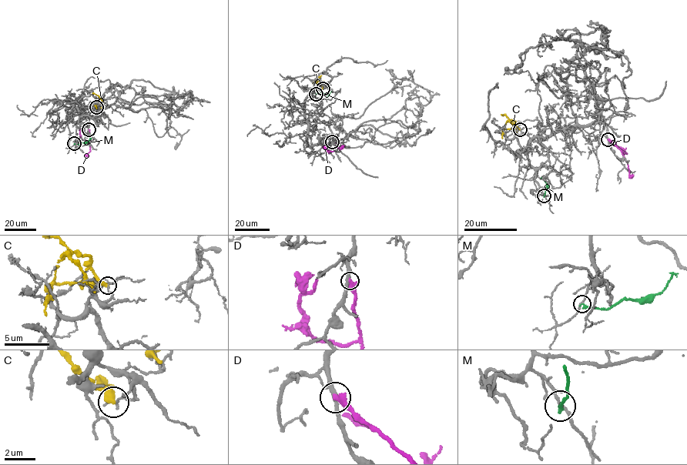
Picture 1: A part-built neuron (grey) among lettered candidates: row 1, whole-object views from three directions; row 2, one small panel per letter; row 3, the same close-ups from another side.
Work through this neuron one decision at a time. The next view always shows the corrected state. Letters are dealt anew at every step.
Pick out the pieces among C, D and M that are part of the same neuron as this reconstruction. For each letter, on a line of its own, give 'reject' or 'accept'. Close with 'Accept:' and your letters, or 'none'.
C: reject
D: reject
M: reject
Accept: none

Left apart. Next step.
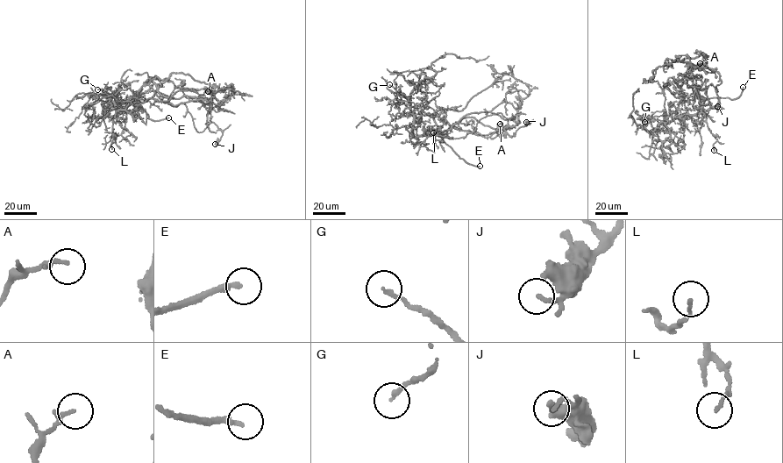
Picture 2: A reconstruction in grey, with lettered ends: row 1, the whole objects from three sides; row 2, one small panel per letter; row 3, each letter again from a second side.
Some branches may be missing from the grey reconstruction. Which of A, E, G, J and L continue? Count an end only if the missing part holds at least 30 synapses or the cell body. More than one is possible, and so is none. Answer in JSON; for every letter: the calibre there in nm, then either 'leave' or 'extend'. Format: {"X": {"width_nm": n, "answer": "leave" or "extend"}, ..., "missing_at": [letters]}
{"A": {"width_nm": 170, "answer": "leave"}, "E": {"width_nm": 220, "answer": "extend"}, "G": {"width_nm": 150, "answer": "leave"}, "J": {"width_nm": 160, "answer": "leave"}, "L": {"width_nm": 120, "answer": "leave"}, "missing_at": ["E"]}

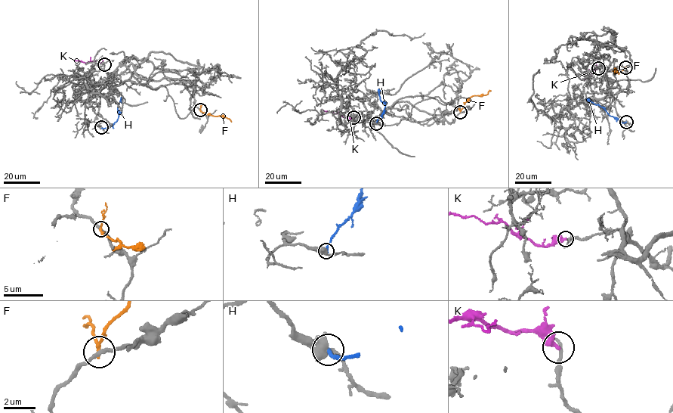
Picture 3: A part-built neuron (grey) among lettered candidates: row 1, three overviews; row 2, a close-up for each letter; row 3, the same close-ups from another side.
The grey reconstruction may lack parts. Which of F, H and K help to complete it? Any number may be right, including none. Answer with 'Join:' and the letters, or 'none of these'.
Join: K

